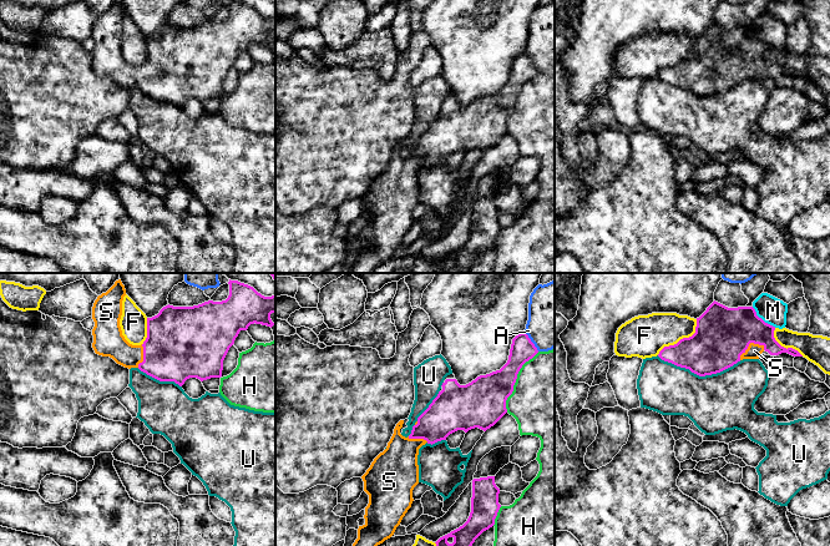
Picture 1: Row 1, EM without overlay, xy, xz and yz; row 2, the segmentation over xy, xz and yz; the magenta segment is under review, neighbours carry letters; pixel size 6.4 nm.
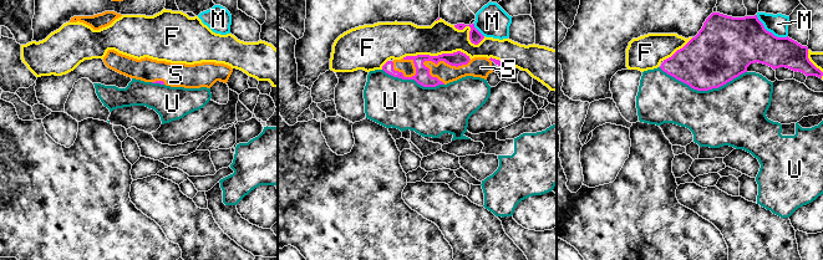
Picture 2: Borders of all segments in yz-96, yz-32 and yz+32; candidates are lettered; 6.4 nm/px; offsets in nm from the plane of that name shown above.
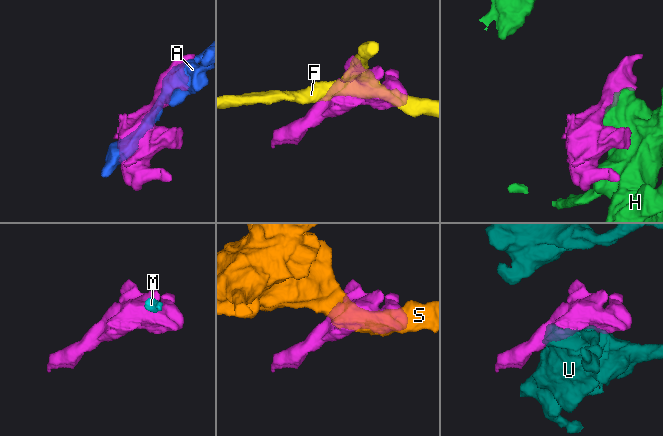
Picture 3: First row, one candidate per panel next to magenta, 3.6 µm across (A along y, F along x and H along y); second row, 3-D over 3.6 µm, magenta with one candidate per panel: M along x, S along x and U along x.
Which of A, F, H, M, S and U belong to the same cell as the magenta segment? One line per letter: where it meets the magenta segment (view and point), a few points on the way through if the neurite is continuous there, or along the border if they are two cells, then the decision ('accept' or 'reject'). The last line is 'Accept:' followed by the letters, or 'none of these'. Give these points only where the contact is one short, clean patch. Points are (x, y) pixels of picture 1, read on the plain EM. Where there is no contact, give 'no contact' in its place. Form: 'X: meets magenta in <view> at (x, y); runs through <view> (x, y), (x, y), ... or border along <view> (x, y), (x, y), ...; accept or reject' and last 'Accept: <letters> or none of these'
A: meets magenta in xz at (531, 62); reject
F: meets magenta in yz at (683, 59); reject
H: meets magenta in xz at (515, 101); reject
M: meets magenta in yz at (762, 40); border along yz (752, 28), (759, 38), (775, 47); reject
S: meets magenta in yz at (749, 64); accept
U: meets magenta in yz at (699, 96); reject
Accept: S

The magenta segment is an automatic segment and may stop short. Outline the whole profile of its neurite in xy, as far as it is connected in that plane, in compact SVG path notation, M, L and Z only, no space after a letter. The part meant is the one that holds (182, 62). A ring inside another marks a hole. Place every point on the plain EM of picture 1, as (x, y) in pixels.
M118 0L93 24L92 69L96 75L110 77L125 89L138 89L160 102L174 102L179 107L189 98L201 102L221 98L223 81L241 51L247 51L254 44L270 49L275 45L270 40L270 35L275 34L275 15L264 17L238 1L229 0L228 5L229 16L226 21L208 21L193 27L163 27L157 36L147 39L146 61L141 66L132 66L125 60L120 47L126 10Z

